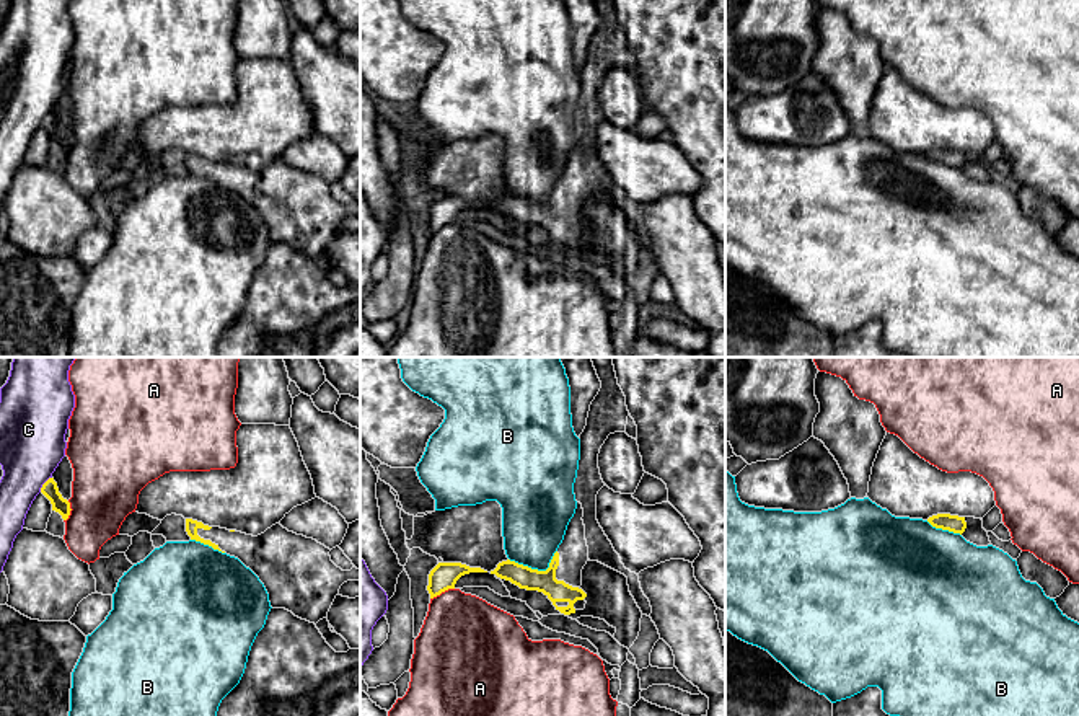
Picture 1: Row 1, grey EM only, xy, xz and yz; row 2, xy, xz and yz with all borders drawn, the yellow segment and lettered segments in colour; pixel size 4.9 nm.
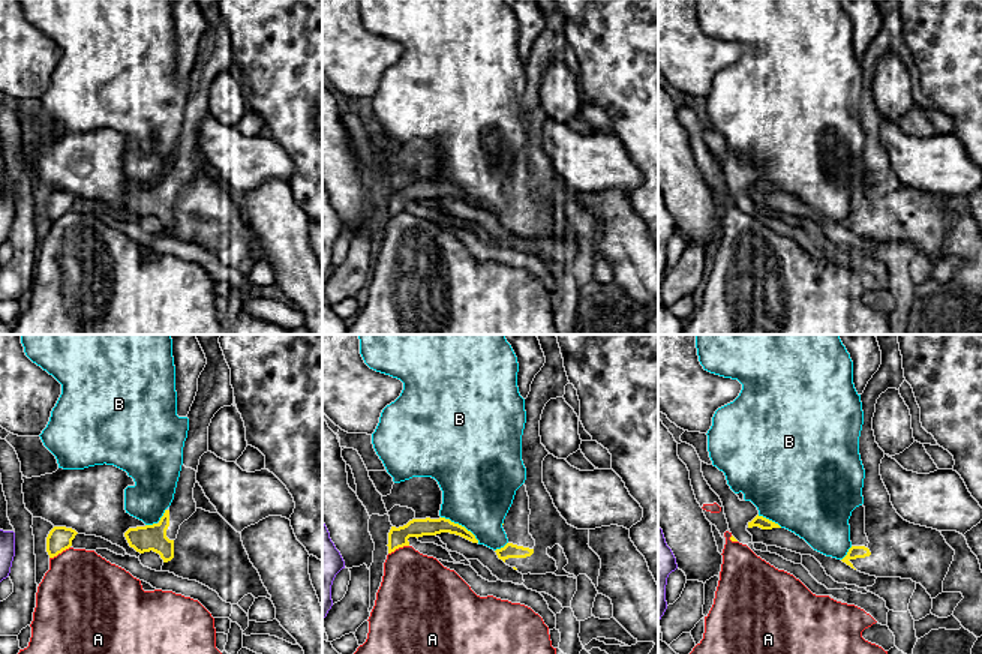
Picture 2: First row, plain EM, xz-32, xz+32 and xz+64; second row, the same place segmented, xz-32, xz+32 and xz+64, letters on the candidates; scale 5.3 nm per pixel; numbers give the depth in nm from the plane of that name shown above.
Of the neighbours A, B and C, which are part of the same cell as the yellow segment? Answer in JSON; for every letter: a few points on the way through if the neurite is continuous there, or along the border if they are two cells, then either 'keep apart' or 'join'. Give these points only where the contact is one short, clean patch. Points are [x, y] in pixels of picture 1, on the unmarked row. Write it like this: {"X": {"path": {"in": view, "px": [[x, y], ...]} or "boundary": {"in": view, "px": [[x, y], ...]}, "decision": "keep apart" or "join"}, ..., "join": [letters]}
{"A": {"boundary": {"in": "xz", "px": [[453, 222], [431, 234]]}, "decision": "keep apart"}, "B": {"decision": "keep apart"}, "C": {"decision": "keep apart"}, "join": []}

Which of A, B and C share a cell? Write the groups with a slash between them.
A / B / C

